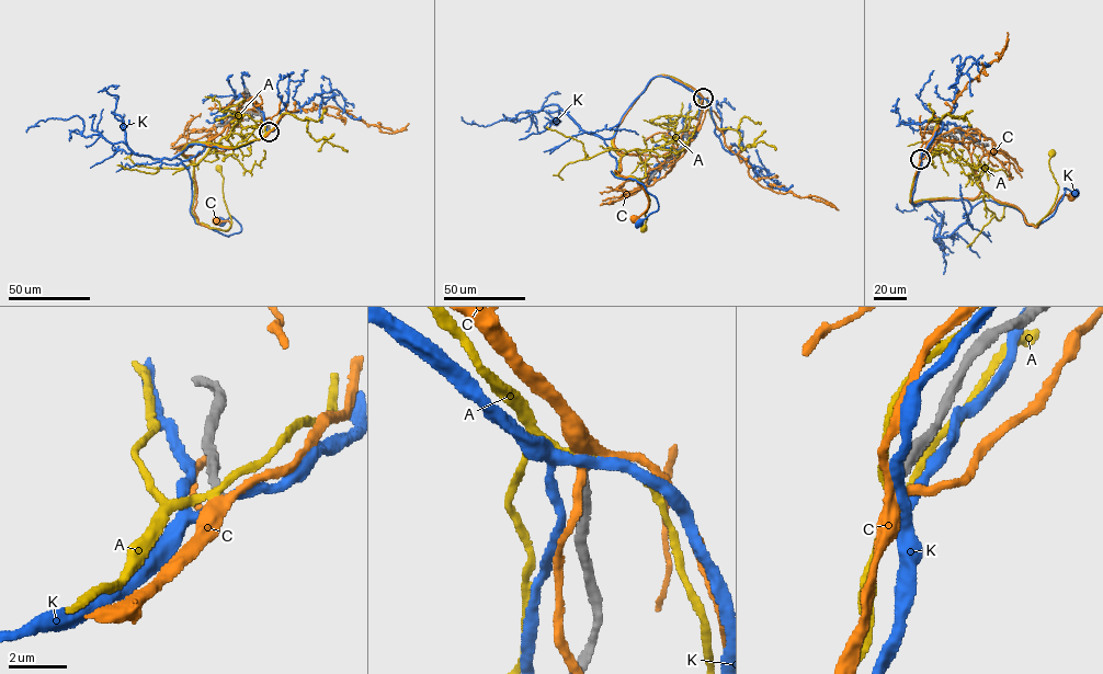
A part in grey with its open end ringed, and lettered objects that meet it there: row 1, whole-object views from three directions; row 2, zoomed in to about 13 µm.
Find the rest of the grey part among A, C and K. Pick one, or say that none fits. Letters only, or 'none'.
none

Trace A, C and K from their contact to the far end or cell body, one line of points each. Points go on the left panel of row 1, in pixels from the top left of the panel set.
A: (269, 132), (237, 147), (196, 141), (183, 148), (194, 164), (192, 213), (224, 230), (231, 219), (219, 168)
C: (269, 132), (232, 148), (200, 144), (183, 149), (195, 158), (200, 224), (230, 227), (229, 221), (215, 220)
K: (269, 132), (230, 148), (189, 144), (174, 158), (191, 178), (196, 224), (241, 231), (231, 216), (220, 223)

